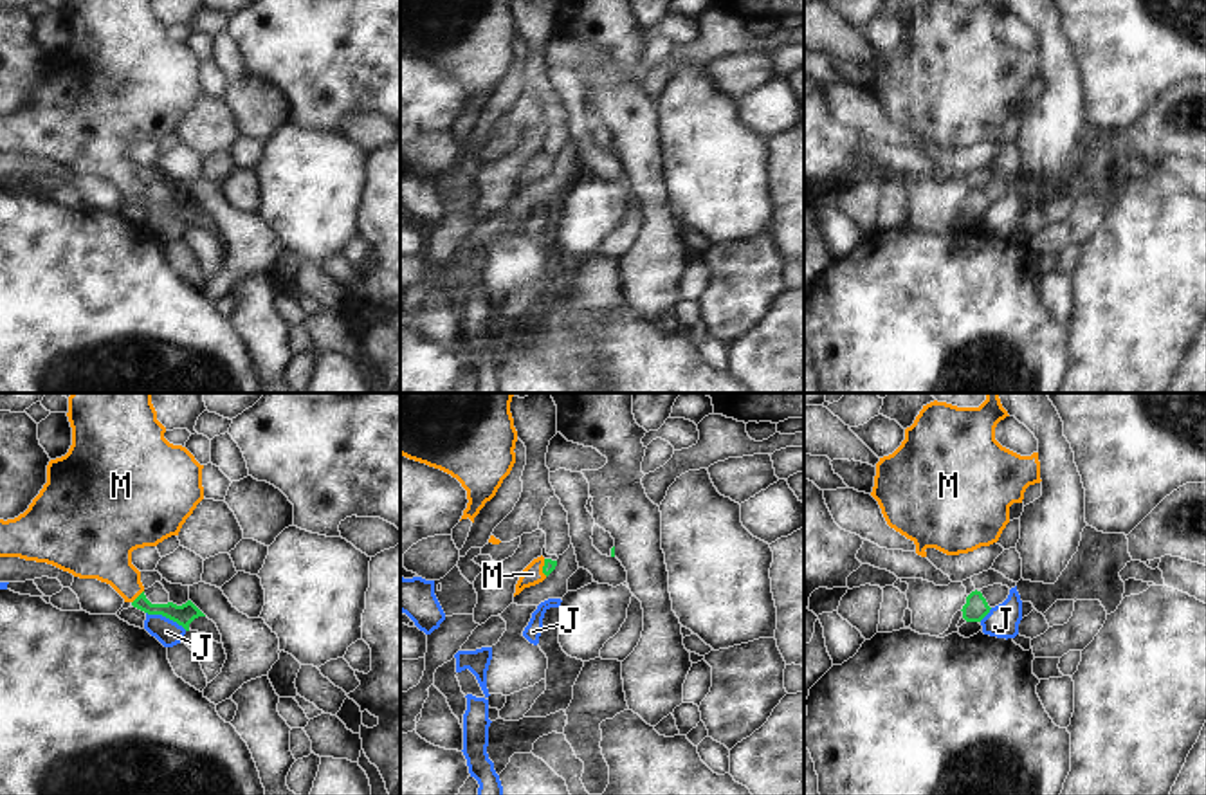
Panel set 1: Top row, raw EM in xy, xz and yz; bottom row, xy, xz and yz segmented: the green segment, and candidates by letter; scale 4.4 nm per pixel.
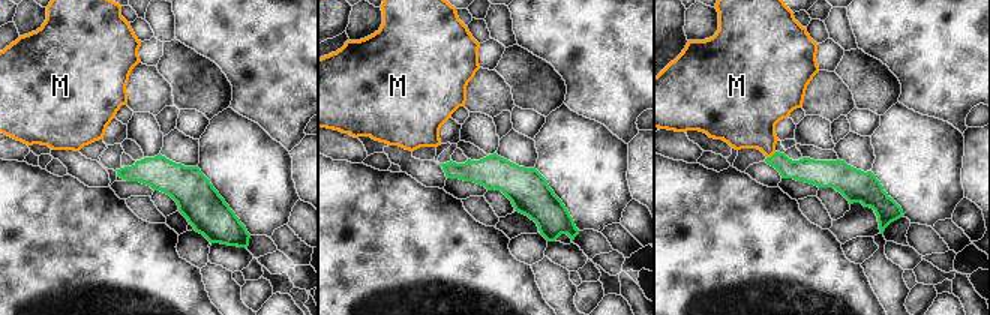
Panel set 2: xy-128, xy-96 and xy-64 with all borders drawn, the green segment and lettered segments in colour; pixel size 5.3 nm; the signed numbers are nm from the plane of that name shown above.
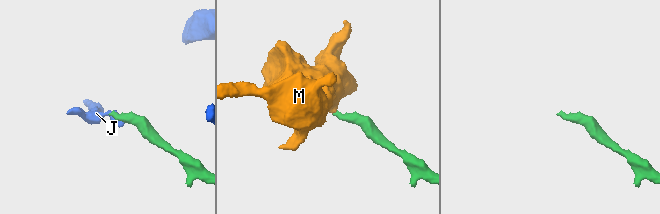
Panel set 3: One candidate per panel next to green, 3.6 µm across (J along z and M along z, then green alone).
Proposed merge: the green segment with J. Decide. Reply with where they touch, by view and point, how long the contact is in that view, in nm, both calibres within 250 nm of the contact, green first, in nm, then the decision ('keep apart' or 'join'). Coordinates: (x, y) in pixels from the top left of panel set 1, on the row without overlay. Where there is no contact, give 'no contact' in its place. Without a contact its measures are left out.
meets green in xy at (166, 213); contact 200 nm long; 90 nm thick on the green side, 110 nm on the other; keep apart

